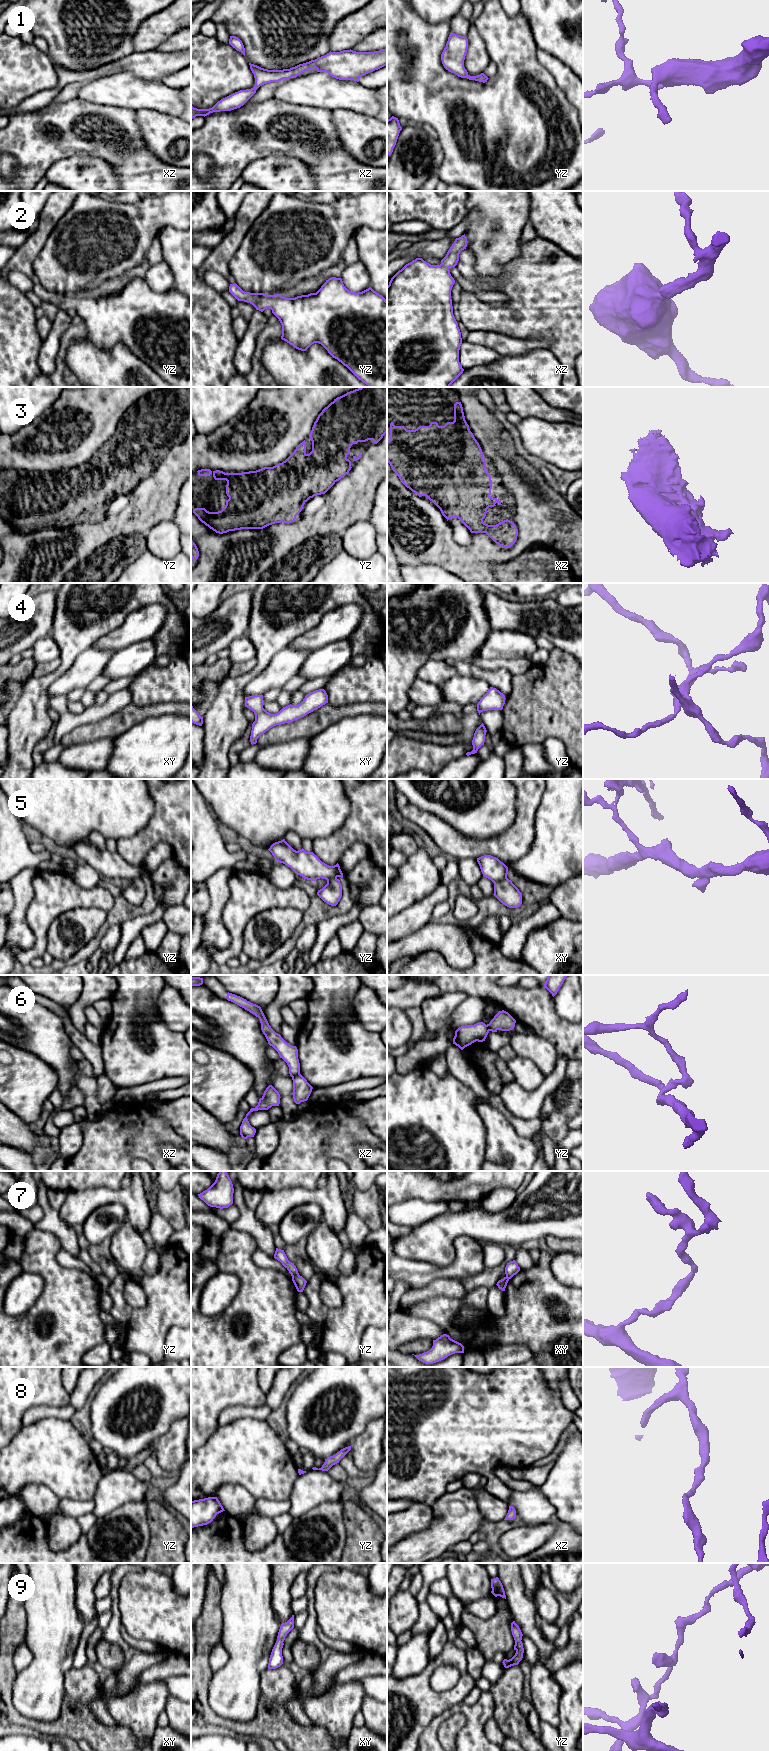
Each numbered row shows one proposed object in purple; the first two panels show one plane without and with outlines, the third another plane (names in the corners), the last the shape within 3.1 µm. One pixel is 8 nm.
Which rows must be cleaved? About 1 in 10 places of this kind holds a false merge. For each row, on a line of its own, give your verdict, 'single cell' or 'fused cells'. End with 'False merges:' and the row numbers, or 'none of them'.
1: single cell
2: single cell
3: single cell
4: single cell
5: fused cells
6: fused cells
7: fused cells
8: single cell
9: single cell
False merges: 5, 6, 7

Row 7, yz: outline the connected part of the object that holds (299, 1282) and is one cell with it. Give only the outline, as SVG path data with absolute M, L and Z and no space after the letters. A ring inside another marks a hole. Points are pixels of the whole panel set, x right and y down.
M296 1275L292 1278L292 1281L298 1292L303 1292L307 1281L300 1275Z

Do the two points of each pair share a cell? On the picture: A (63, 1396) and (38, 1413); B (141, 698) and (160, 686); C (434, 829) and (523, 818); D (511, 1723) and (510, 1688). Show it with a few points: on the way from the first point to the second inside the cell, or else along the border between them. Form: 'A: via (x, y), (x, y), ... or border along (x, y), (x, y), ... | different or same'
A: border along (68, 1403), (65, 1405), (38, 1406) | different
B: via (146, 693), (155, 686) | same
C: via (457, 846), (500, 846), (505, 841) | same
D: via (510, 1714), (510, 1697) | same

